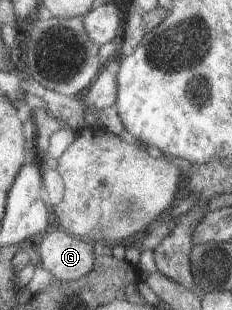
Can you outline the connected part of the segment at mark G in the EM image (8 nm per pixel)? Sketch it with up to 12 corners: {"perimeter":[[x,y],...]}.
{"perimeter":[[63,230],[35,249],[57,280],[94,269],[93,242]]}

